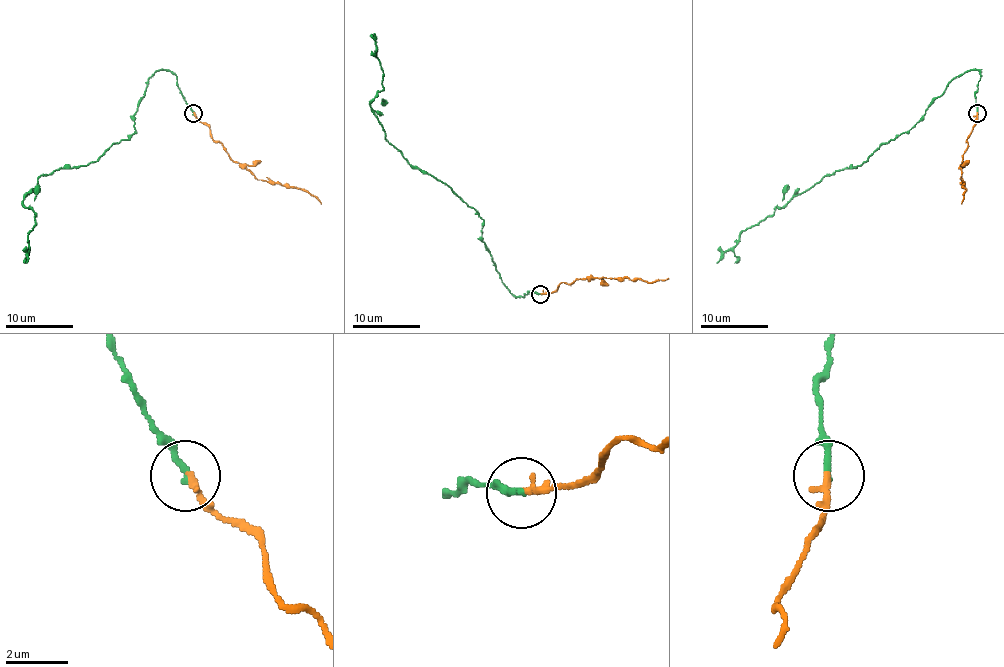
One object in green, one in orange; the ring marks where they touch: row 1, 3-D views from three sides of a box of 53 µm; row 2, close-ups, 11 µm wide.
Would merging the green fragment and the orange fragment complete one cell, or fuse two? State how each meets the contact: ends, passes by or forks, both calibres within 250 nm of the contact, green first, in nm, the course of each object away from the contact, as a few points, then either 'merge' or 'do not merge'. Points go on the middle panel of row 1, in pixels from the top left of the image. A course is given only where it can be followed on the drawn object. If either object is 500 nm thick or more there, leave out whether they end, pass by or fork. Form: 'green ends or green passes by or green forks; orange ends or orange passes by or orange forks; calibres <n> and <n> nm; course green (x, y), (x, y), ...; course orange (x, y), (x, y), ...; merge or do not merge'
green ends; orange ends; calibres 220 and 220 nm; course green (540, 294), (515, 296), (483, 242), (479, 215), (385, 138), (370, 106), (382, 91), (373, 33); course orange (542, 294), (553, 293), (562, 282), (569, 284), (580, 279), (627, 277), (653, 282), (668, 277); merge

